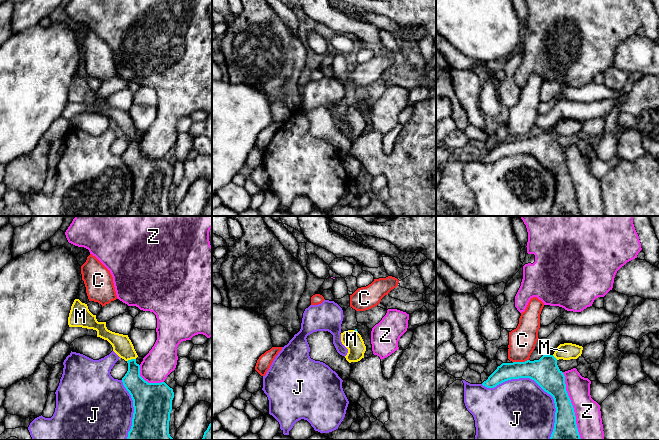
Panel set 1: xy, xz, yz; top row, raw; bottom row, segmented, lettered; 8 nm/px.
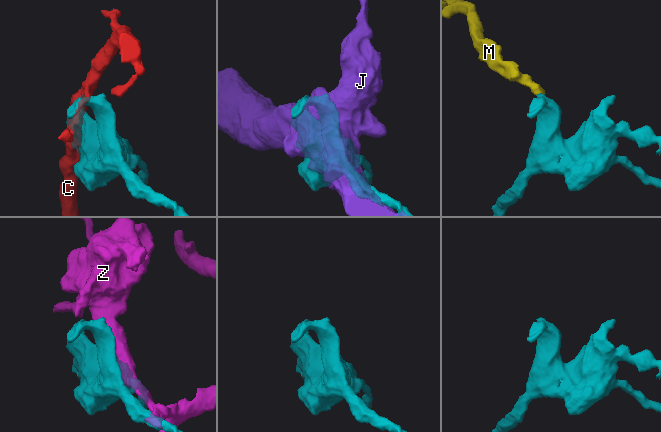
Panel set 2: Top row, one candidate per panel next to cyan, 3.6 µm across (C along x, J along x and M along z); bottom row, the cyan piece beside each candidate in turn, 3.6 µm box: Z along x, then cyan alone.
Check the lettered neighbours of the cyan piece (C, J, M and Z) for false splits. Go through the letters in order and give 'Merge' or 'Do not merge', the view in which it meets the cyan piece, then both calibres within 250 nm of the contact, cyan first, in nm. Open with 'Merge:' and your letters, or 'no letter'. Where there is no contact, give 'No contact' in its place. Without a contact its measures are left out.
Merge: M
C: Do not merge. Touches cyan in yz. Thickness 220 nm (cyan) against 220 nm
J: Do not merge. Touches cyan in yz. Thickness 220 nm (cyan) against 480 nm
M: Merge. Touches cyan in xy. Thickness 170 nm (cyan) against 160 nm
Z: Do not merge. Touches cyan in yz. Thickness 220 nm (cyan) against 200 nm

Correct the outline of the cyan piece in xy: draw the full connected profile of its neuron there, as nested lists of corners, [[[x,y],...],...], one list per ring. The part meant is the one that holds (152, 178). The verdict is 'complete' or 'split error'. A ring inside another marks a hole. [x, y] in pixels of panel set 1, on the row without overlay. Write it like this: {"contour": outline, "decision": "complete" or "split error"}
{"contour": [[[75,75],[71,82],[68,101],[69,103],[96,106],[97,113],[107,116],[112,121],[113,127],[128,139],[128,147],[122,154],[122,158],[133,176],[134,189],[127,216],[174,216],[169,210],[170,189],[174,174],[173,165],[165,158],[148,159],[140,152],[140,141],[136,139],[138,131],[128,111],[108,106],[106,98],[98,98],[96,91],[89,87],[87,80],[82,79],[79,75]]], "decision": "split error"}

